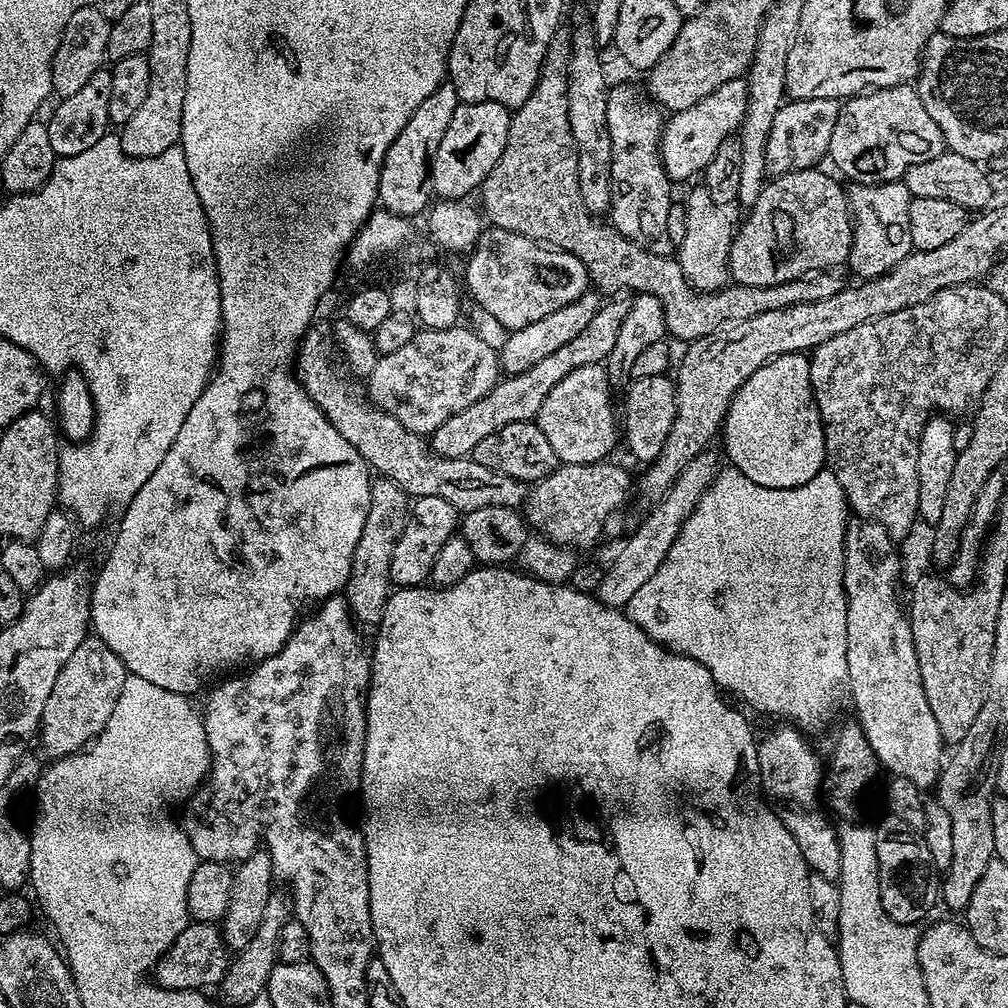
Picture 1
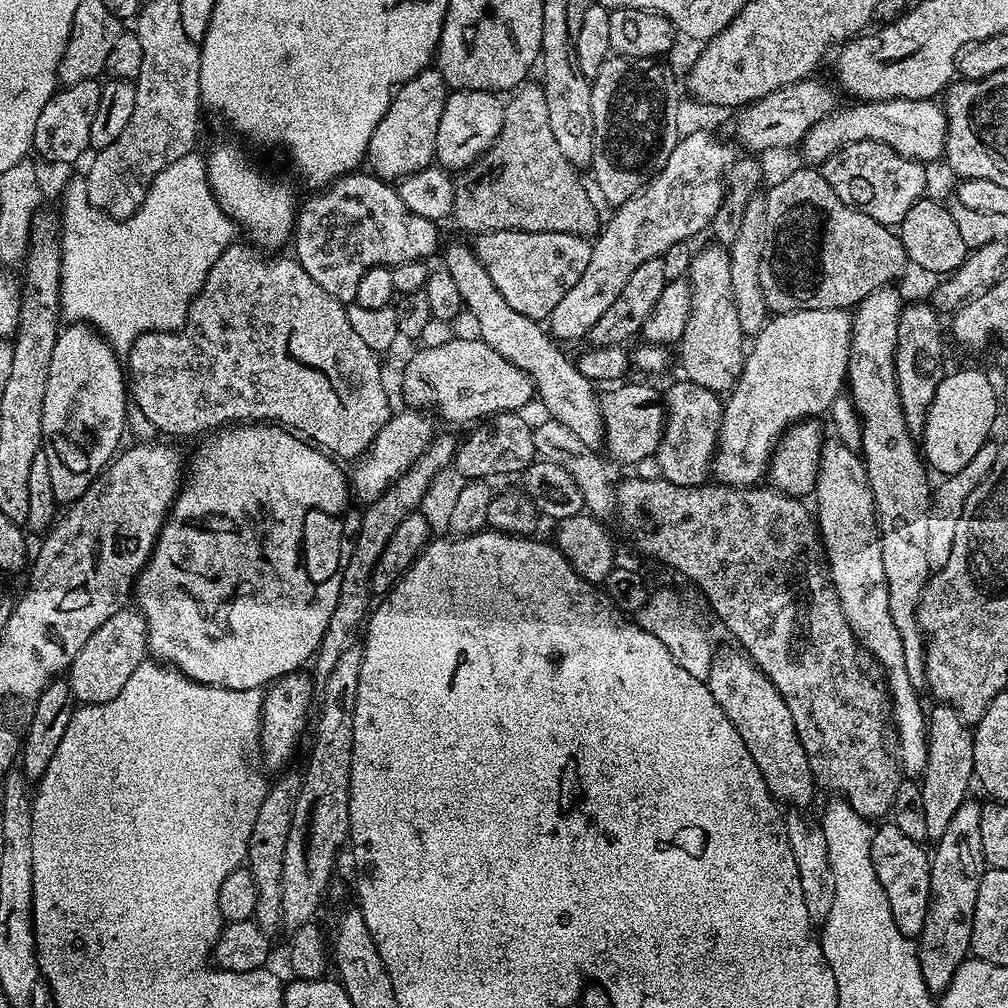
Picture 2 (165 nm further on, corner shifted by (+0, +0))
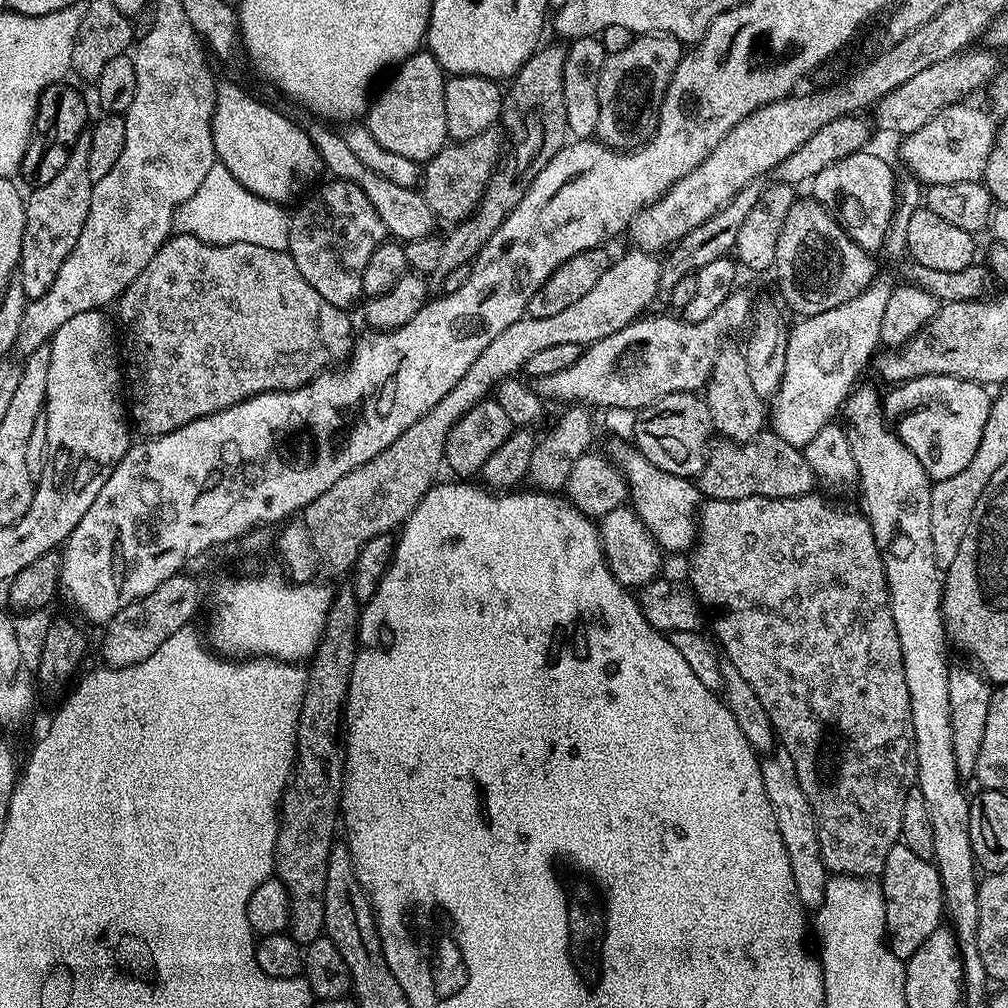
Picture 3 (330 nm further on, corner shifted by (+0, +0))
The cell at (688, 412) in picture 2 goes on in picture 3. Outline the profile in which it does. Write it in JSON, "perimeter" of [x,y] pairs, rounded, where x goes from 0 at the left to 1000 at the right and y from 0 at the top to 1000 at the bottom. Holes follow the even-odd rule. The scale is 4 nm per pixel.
{"perimeter":[[[759,427],[738,440],[707,439],[700,449],[698,464],[692,473],[692,483],[702,496],[731,496],[745,492],[788,494],[800,492],[811,483],[810,471],[804,466],[797,447],[772,431]]]}

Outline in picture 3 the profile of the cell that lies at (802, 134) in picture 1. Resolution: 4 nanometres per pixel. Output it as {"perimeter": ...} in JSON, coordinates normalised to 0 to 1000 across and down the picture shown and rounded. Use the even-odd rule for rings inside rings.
{"perimeter":[[[953,101],[936,107],[919,125],[896,136],[893,155],[910,180],[922,183],[949,183],[968,181],[975,176],[982,149],[988,140],[990,123],[979,110],[963,107],[963,102]]]}

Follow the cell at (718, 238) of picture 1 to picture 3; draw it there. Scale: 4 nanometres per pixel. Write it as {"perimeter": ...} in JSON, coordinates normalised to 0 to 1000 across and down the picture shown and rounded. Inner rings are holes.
{"perimeter":[[[716,347],[710,353],[708,363],[704,367],[704,375],[696,389],[702,400],[707,426],[714,429],[719,438],[738,440],[746,437],[760,425],[760,401],[748,387],[740,368],[740,355],[737,348],[722,349]]]}

